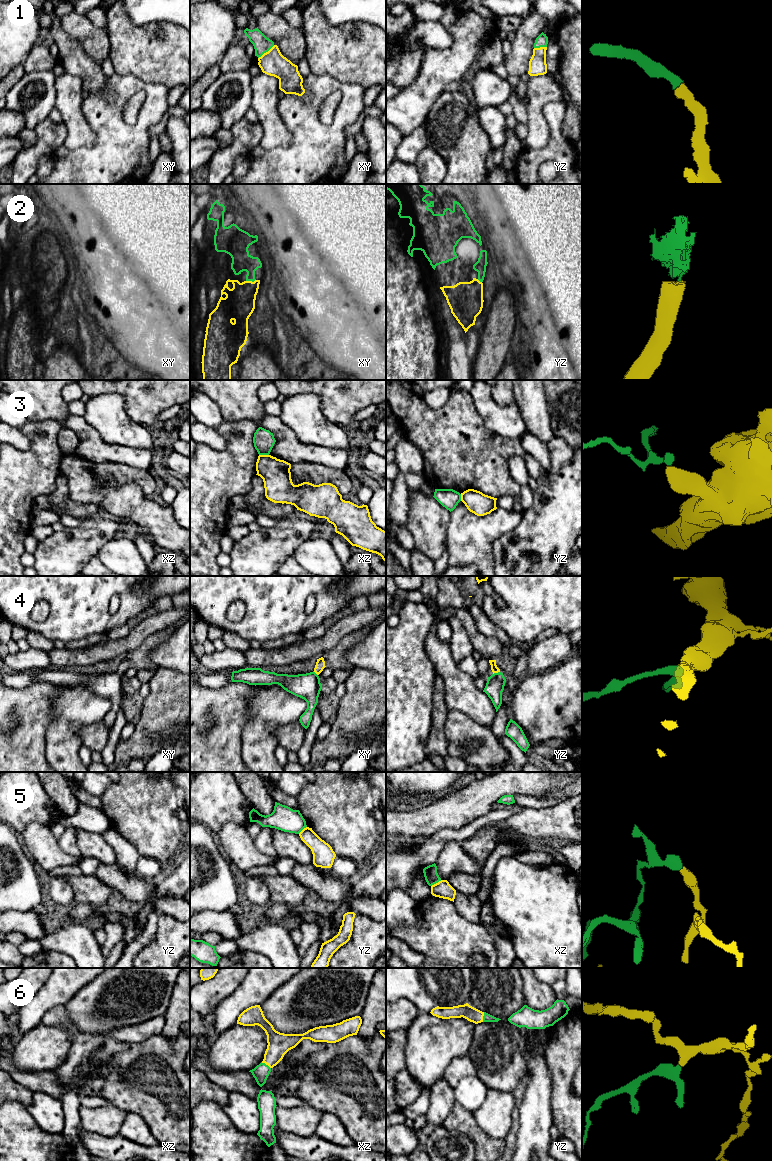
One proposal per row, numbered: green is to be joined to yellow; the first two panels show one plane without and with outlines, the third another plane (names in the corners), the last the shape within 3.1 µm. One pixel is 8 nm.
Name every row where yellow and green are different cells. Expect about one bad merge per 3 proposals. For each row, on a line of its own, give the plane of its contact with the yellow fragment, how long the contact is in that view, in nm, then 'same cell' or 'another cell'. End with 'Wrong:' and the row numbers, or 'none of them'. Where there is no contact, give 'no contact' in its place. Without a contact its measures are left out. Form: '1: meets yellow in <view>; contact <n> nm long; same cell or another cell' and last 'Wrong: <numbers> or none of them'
1: meets yellow in xy; contact 170 nm long; same cell
2: meets yellow in xy; contact 80 nm long; same cell
3: meets yellow in xz; contact 80 nm long; another cell
4: meets yellow in yz; contact 60 nm long; same cell
5: meets yellow in xz; contact 100 nm long; another cell
6: meets yellow in yz; contact 80 nm long; same cell
Wrong: 3, 5

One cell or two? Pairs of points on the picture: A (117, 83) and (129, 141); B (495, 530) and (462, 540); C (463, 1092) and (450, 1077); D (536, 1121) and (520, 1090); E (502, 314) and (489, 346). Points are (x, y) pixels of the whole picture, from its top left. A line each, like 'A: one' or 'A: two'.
A: one
B: one
C: two
D: two
E: one

